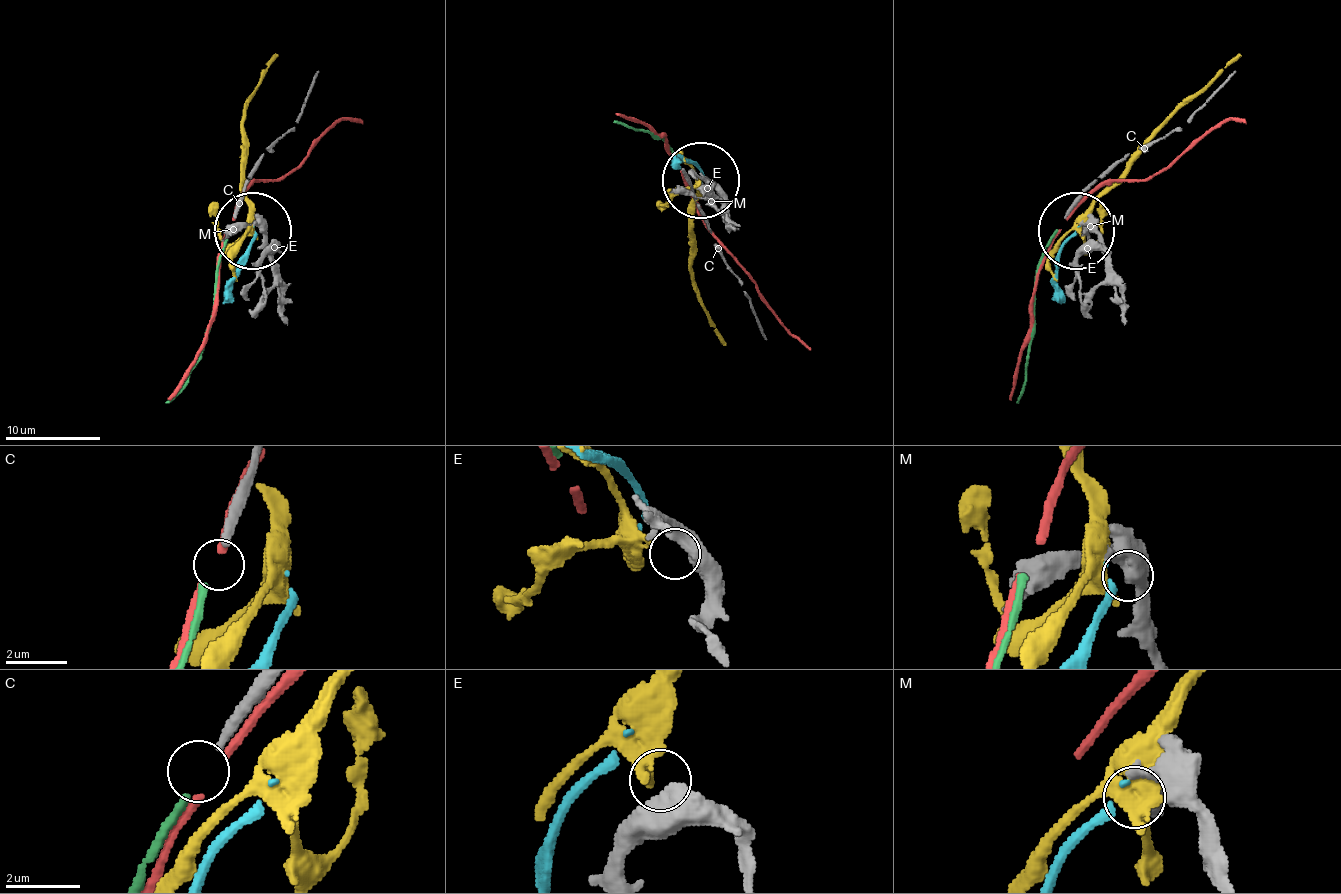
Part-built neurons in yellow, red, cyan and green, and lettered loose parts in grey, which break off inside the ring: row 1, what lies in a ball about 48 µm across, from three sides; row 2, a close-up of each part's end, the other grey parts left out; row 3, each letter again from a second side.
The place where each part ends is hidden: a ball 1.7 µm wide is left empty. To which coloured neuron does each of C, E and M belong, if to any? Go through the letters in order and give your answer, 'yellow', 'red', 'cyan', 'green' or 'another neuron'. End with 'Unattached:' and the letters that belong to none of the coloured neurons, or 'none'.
C: green
E: yellow
M: cyan
Unattached: none

